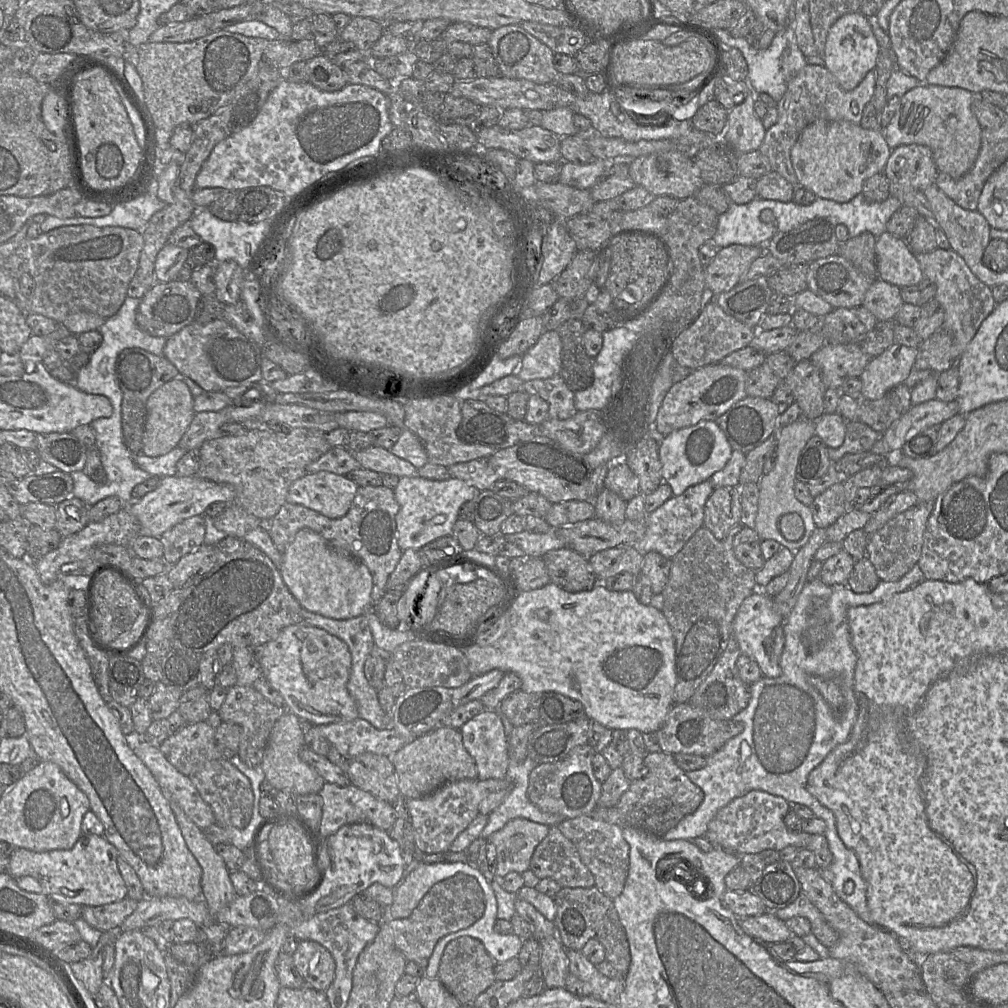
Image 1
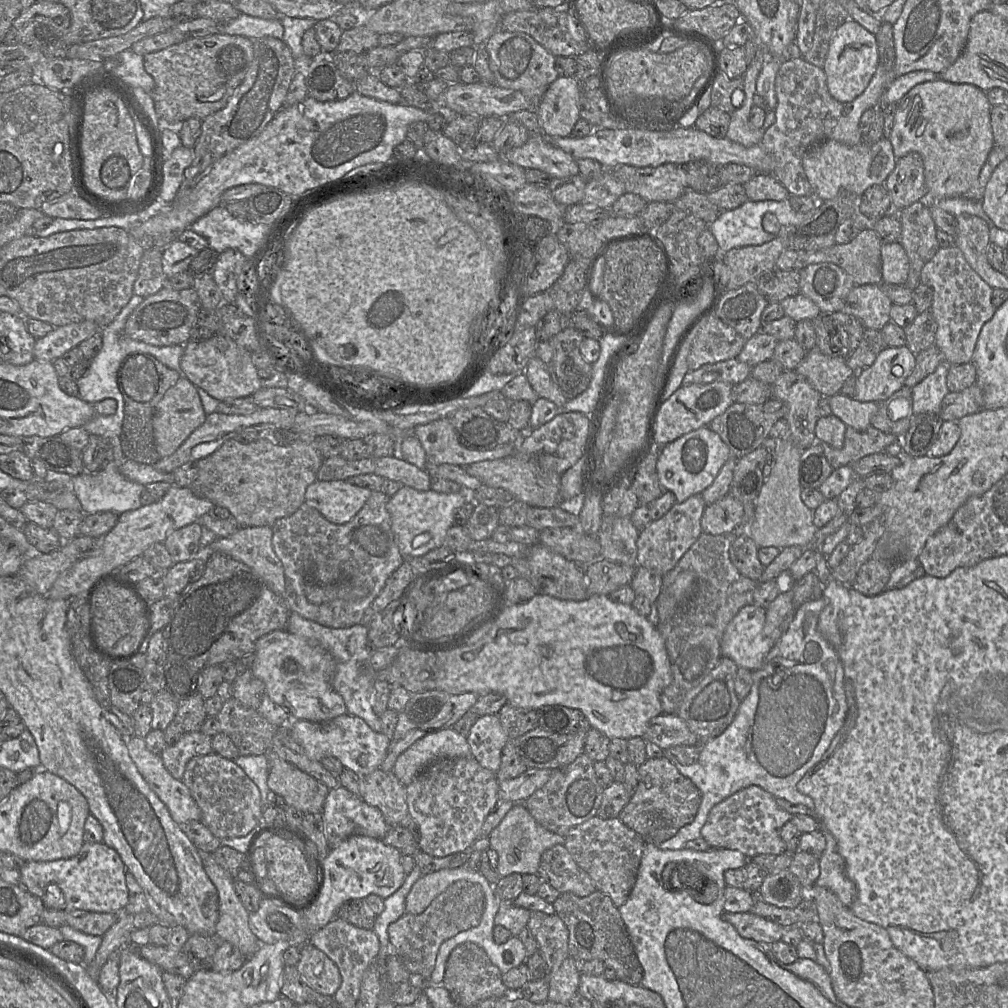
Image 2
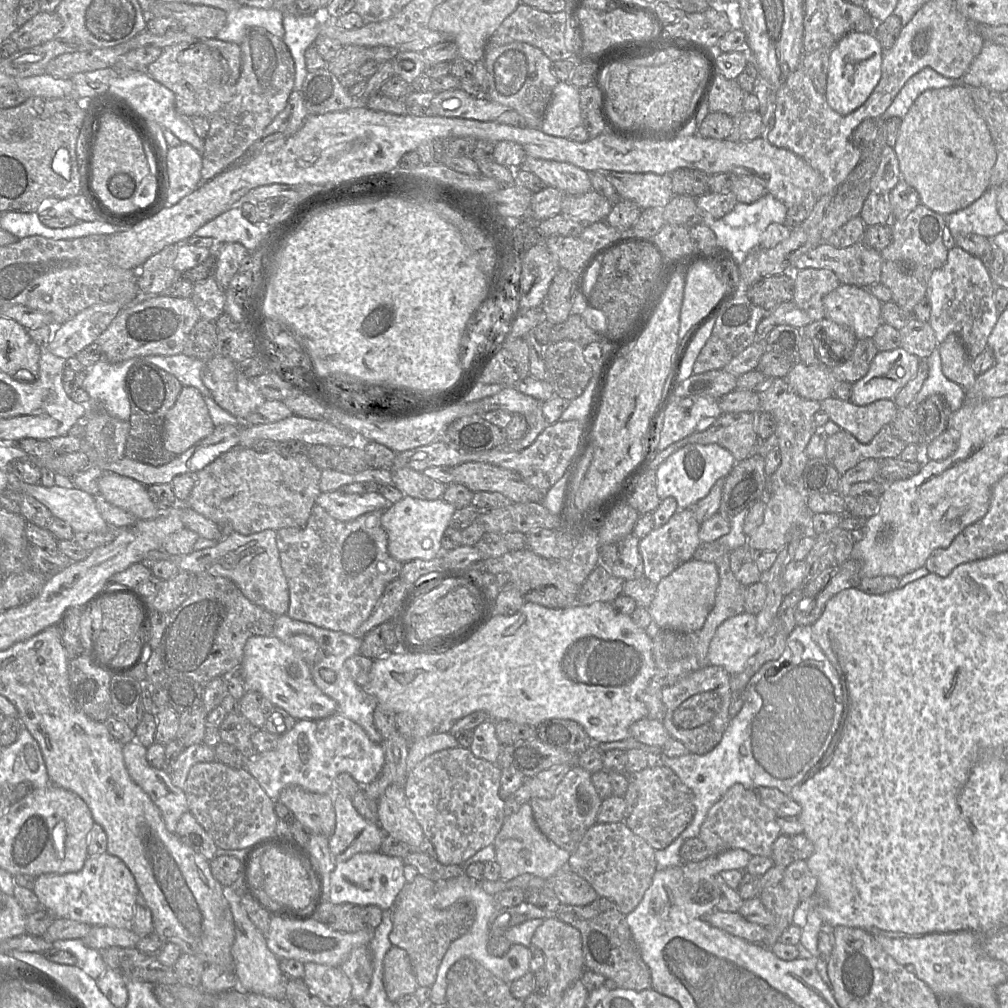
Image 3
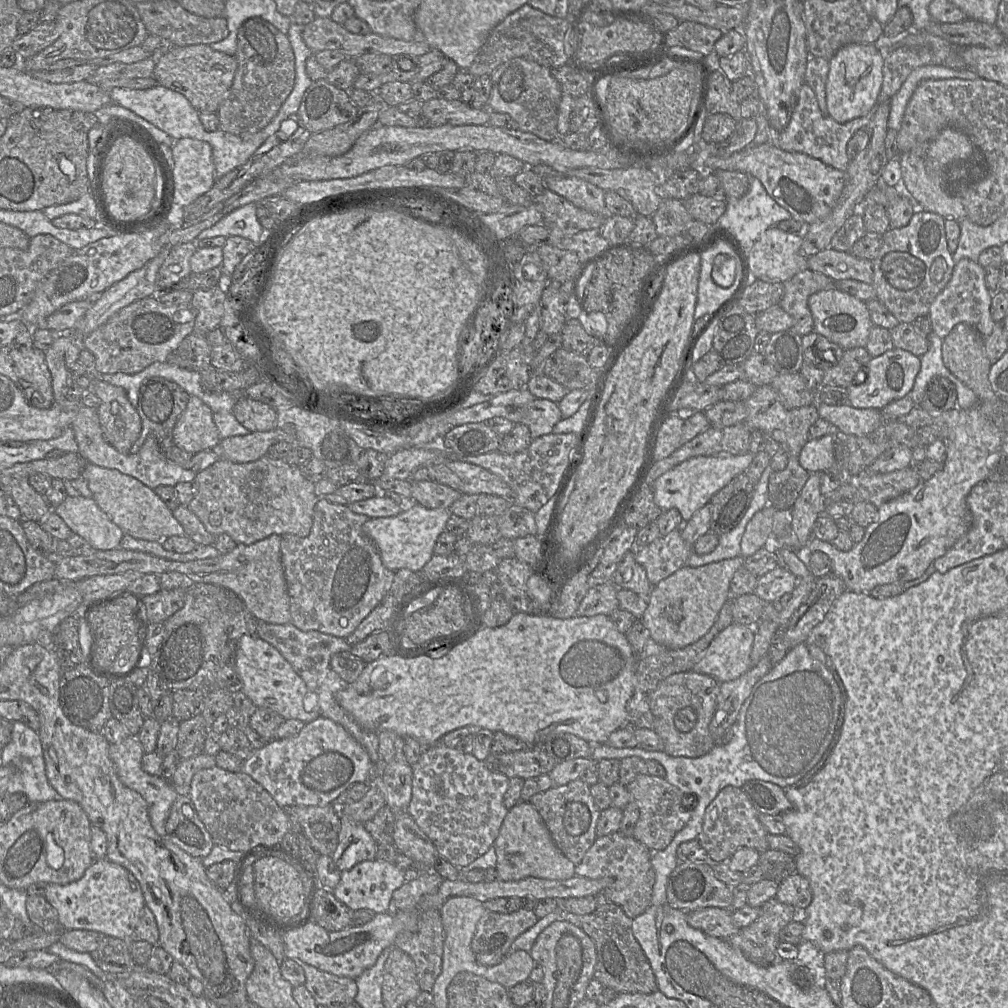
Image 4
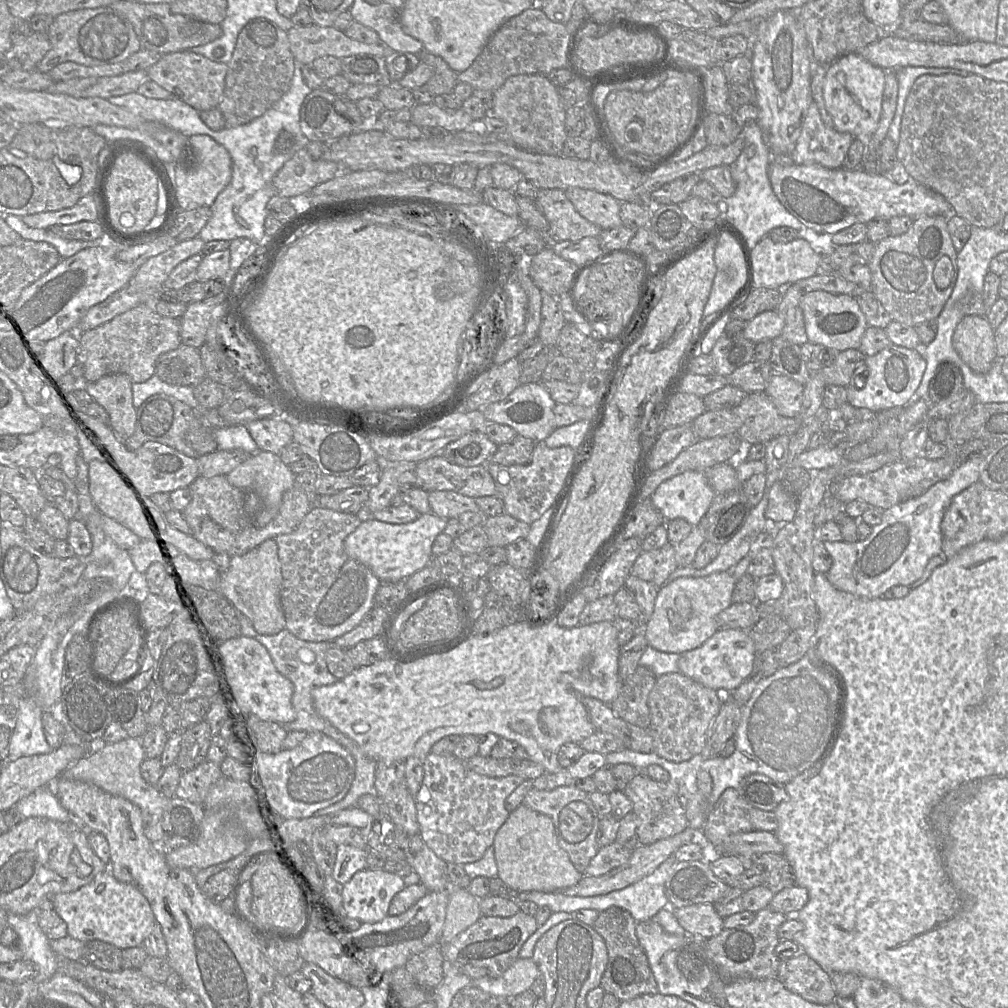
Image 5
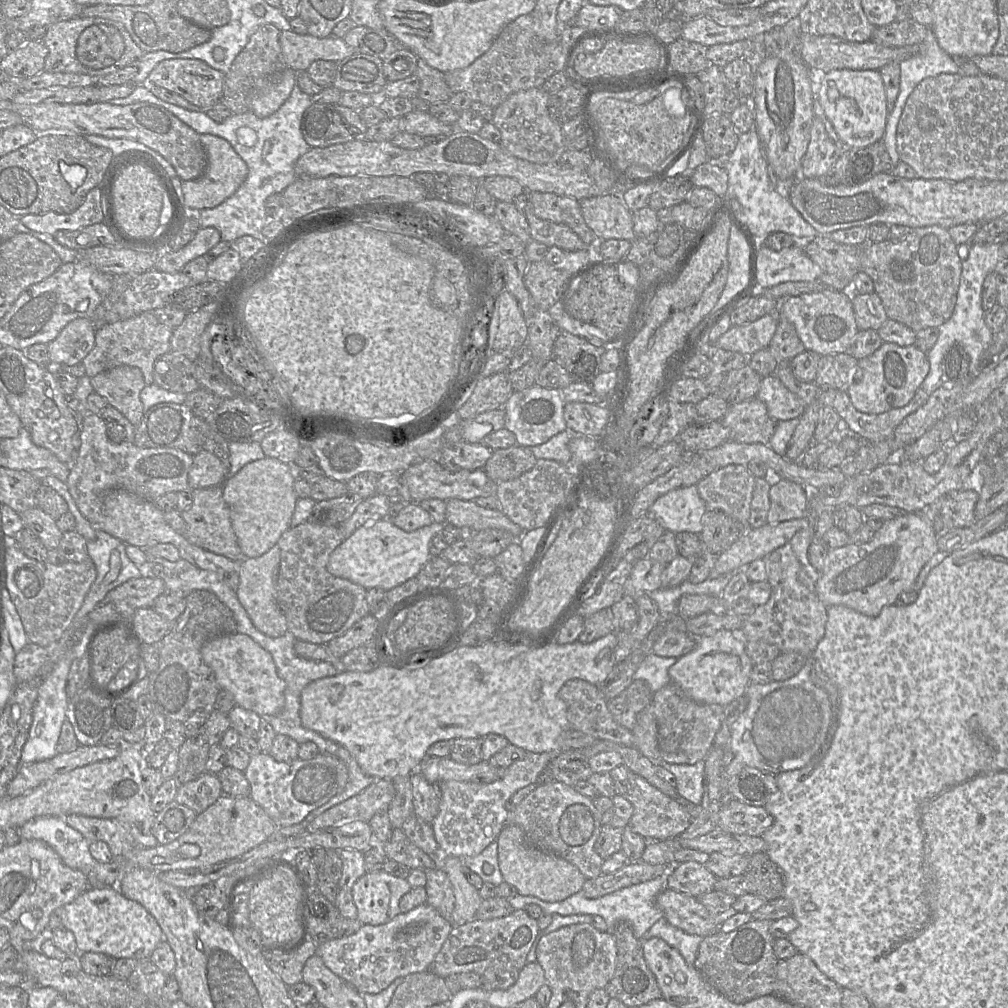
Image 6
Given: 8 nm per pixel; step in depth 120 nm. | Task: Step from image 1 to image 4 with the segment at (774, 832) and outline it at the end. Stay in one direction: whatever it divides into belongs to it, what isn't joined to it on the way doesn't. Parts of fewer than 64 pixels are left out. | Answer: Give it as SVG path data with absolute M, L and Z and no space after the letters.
M724 787L706 808L702 831L696 838L708 853L710 863L716 864L728 861L740 848L754 848L759 852L769 849L769 832L760 822L759 814L742 787Z

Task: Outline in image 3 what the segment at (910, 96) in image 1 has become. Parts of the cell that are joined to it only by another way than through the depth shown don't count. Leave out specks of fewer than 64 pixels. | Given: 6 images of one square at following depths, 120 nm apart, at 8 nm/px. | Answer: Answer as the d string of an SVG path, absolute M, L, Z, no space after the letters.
M960 84L921 93L902 118L894 151L901 178L919 194L920 203L946 215L964 209L989 188L997 154L987 124L977 113L967 86Z

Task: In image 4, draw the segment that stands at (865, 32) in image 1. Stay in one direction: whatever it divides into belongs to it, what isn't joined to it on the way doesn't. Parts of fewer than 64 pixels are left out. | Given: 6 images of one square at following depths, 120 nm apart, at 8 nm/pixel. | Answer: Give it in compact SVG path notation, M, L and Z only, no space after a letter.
M848 44L829 59L826 103L829 116L846 123L867 115L875 106L883 81L884 51L875 44Z

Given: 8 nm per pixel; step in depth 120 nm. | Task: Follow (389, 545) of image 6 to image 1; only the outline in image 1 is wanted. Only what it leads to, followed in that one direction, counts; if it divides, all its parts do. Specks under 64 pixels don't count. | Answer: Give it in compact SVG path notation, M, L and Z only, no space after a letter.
M420 476L399 477L394 489L394 497L399 505L395 517L399 548L402 551L406 549L419 551L436 539L452 535L460 506L473 500L478 493L477 488L455 477L447 480L430 480Z

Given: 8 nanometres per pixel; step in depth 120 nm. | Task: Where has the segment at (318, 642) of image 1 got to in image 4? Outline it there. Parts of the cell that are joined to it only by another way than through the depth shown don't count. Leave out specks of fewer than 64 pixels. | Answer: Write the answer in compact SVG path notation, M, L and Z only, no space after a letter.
M243 635L236 649L236 674L243 683L242 691L256 707L268 708L285 720L295 719L305 724L320 717L320 709L307 712L304 699L309 693L304 680L272 644L257 635Z

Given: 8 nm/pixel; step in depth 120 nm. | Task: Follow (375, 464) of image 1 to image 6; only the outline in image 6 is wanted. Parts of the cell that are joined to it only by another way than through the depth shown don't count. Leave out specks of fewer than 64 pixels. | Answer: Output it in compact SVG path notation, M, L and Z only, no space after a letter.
M460 499L446 500L446 523L459 528L469 526L476 531L486 528L503 529L513 534L517 540L524 531L512 522L502 511L483 508L475 501Z

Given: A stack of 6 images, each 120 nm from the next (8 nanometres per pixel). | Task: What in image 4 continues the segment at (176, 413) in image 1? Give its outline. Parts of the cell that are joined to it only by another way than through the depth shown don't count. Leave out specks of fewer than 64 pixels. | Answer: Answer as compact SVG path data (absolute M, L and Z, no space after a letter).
M196 396L189 397L172 436L177 447L191 454L211 450L221 441L212 410Z

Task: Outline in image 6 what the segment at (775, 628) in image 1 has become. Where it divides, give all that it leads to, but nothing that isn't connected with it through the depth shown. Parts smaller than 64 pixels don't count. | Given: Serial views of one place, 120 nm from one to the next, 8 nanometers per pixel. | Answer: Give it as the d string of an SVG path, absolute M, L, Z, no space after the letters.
M719 630L709 636L696 637L693 651L677 659L669 669L671 683L690 699L704 704L726 706L744 696L751 682L753 662L746 653L746 641L731 630Z

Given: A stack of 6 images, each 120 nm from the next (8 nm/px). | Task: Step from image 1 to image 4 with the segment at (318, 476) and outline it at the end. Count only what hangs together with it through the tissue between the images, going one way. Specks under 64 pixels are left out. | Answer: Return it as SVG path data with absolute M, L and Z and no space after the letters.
M379 492L378 495L346 505L357 514L367 515L369 518L396 516L402 511L411 509L416 502L412 498L405 498L401 504L396 504L386 494Z

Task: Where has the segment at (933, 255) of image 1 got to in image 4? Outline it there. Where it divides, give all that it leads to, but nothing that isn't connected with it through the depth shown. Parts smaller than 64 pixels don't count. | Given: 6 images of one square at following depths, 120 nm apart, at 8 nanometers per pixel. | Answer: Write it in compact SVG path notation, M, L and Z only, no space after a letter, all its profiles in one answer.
M963 258L953 268L952 276L945 288L930 306L932 332L944 339L958 323L973 326L984 339L992 333L996 322L991 316L992 294L985 282L986 270L977 262Z

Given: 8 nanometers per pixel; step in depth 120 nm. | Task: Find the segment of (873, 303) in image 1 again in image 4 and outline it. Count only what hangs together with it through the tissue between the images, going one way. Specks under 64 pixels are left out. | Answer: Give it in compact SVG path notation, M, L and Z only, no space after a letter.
M824 289L808 298L808 306L813 316L815 332L844 350L866 346L874 324L865 301L838 289Z

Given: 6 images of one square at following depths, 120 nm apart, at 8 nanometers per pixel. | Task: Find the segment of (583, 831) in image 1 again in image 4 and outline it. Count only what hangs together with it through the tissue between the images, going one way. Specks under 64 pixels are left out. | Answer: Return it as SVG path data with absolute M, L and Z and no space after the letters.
M618 831L597 837L581 863L575 866L575 875L593 880L612 878L612 884L599 895L604 900L618 905L631 919L642 914L650 906L655 883L651 851L633 837L626 837Z

